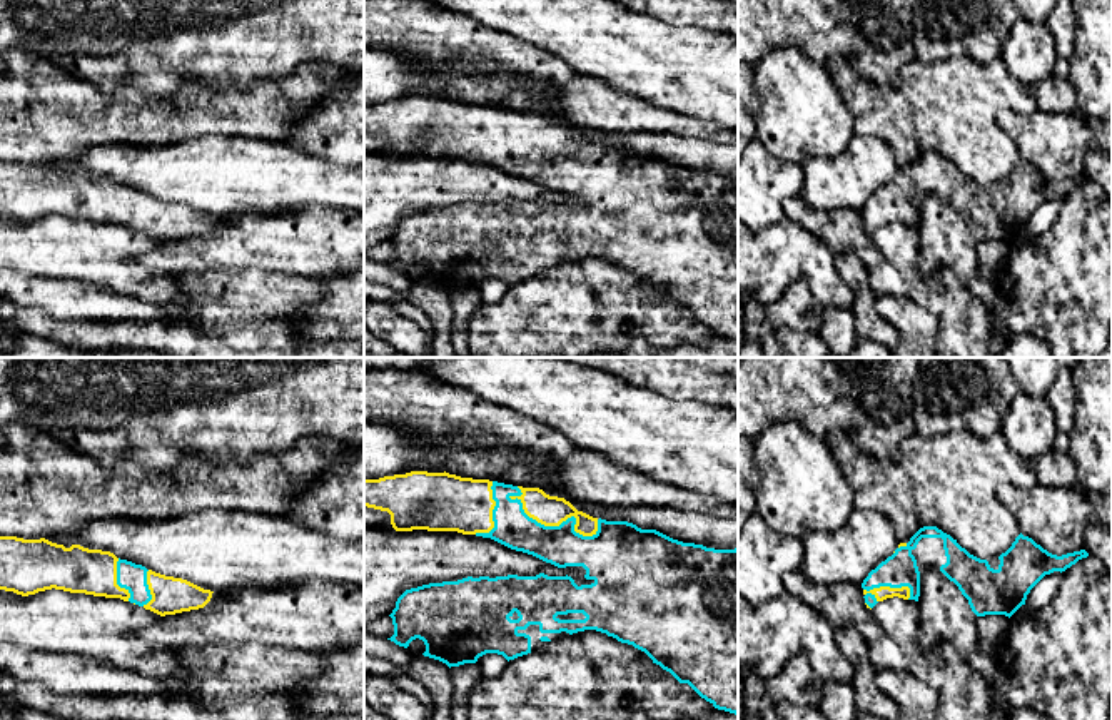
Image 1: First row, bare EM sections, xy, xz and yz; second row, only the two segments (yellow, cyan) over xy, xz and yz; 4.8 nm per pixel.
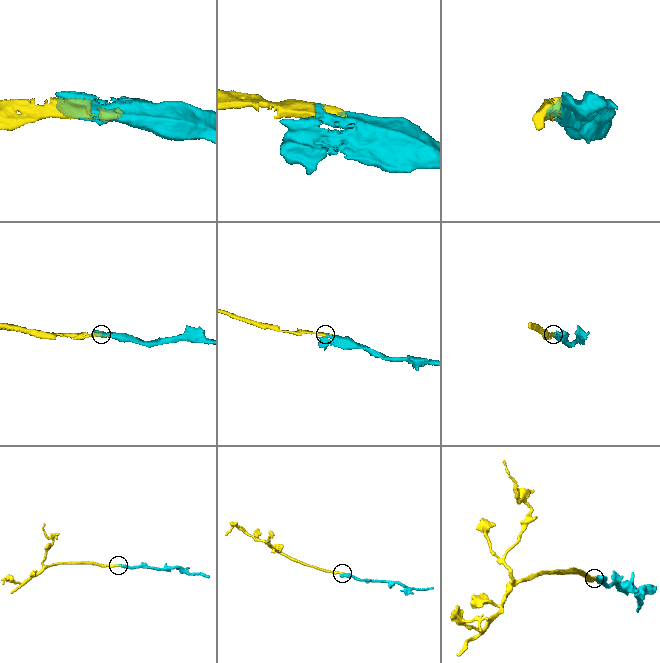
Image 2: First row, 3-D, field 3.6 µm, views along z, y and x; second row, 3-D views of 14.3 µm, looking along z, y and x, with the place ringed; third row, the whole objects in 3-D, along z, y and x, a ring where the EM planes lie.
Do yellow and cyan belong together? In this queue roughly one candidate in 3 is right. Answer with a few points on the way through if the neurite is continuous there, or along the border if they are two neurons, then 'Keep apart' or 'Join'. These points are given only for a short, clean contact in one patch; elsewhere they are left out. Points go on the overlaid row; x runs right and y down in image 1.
Join

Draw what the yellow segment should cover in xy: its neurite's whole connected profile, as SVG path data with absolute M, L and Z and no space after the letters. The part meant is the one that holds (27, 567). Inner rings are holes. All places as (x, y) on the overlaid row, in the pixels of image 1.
M0 536L0 590L28 596L52 588L120 598L160 616L204 608L214 593L110 551Z

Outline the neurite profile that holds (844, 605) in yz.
M796 570L783 576L783 586L788 595L821 613L835 630L853 626L868 643L883 636L882 626L865 605L862 585L818 585Z

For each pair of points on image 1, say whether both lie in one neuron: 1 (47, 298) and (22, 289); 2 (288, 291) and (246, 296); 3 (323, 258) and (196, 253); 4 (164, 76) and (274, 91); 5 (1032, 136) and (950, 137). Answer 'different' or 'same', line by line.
1: same
2: same
3: same
4: different
5: different

